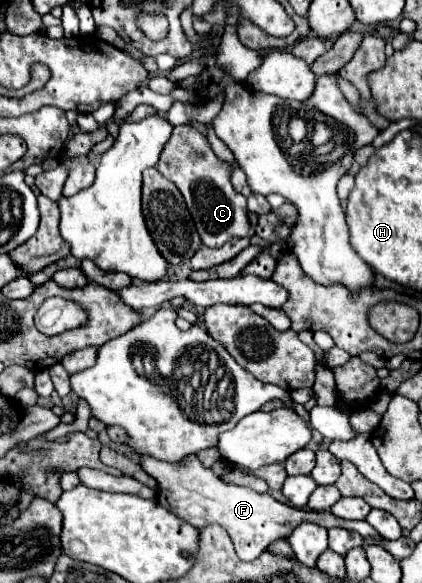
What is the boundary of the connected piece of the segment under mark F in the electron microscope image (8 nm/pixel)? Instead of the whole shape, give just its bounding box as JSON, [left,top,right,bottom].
[139,454,377,562]

